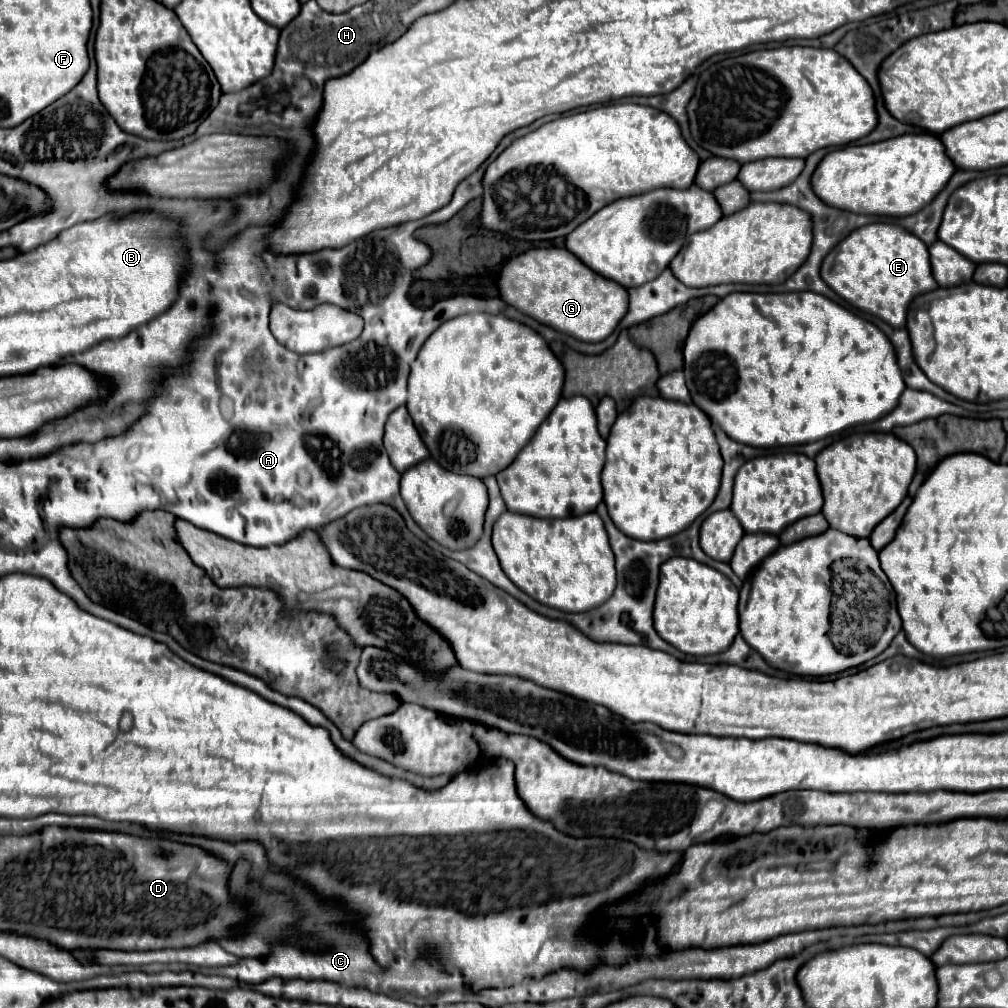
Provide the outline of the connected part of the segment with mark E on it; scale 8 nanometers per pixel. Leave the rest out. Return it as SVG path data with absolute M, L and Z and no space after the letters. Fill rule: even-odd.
M867 224L853 230L831 256L823 260L821 278L851 306L869 312L893 328L905 328L907 306L919 294L937 288L929 266L929 250L915 234L907 234L903 226Z

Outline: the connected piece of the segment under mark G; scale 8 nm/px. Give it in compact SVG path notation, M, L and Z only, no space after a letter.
M531 248L513 256L501 270L499 292L509 306L583 342L603 342L627 314L627 288L595 274L567 248Z

